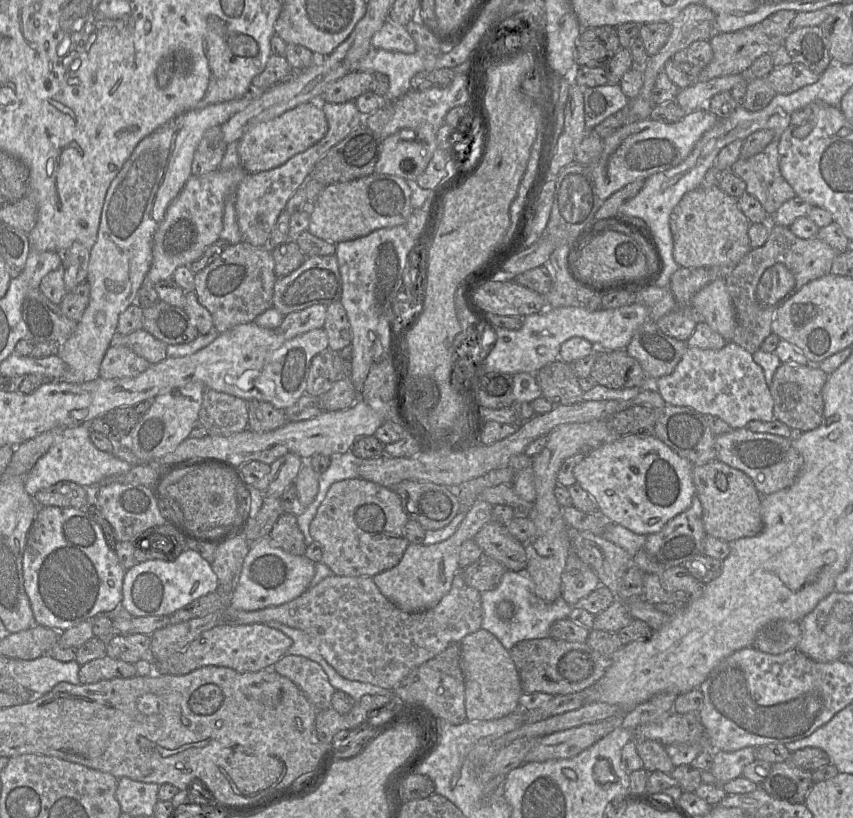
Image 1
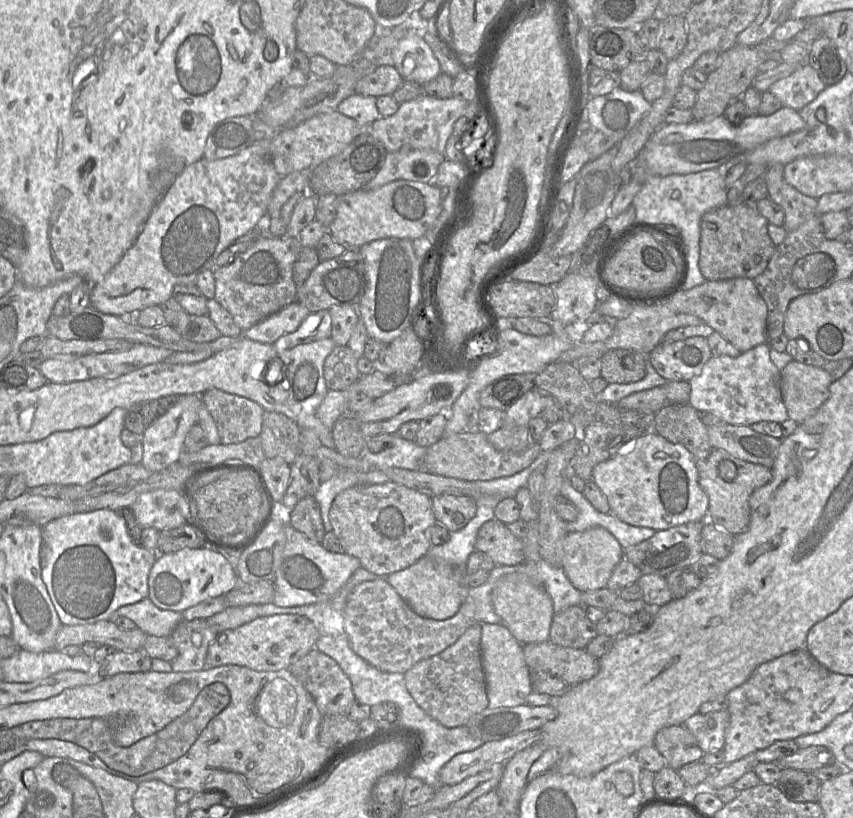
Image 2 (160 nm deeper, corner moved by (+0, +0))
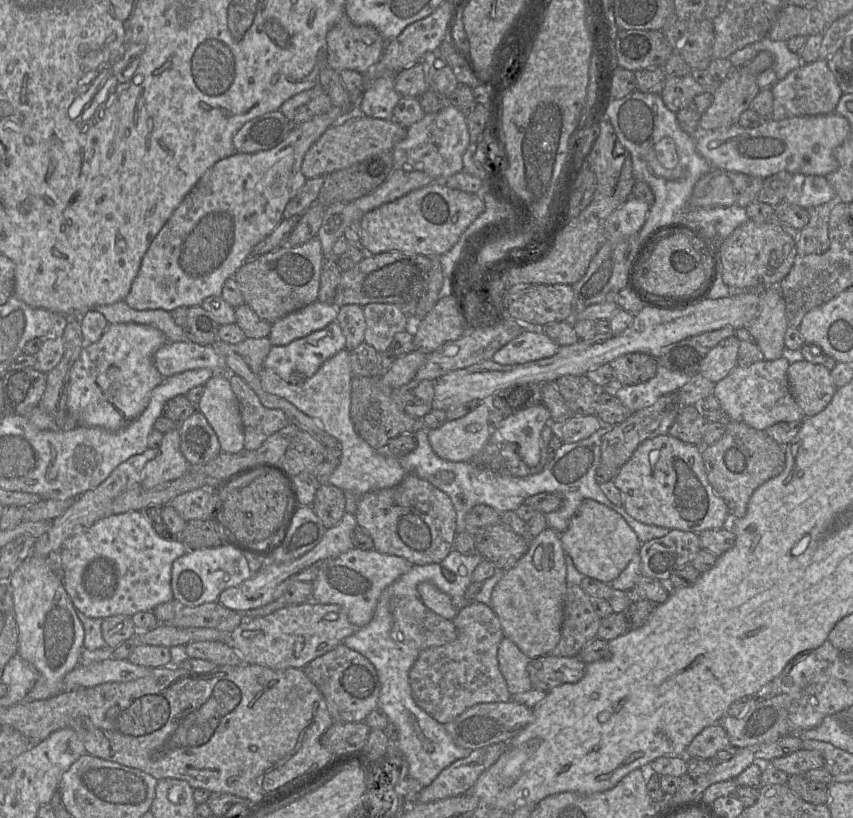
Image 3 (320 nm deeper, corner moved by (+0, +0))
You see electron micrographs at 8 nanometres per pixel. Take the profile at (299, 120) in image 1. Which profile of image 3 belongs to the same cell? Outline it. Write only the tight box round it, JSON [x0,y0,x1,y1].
[301,113,407,179]

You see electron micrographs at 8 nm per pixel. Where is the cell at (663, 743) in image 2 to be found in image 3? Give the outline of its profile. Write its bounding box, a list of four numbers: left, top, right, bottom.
[686,724,732,759]

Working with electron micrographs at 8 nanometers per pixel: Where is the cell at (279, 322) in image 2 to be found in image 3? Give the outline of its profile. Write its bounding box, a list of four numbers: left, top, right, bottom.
[267,301,339,346]

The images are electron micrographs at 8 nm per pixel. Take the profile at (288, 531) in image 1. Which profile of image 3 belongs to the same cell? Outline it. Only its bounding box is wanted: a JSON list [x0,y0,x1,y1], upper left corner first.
[311,484,346,529]

